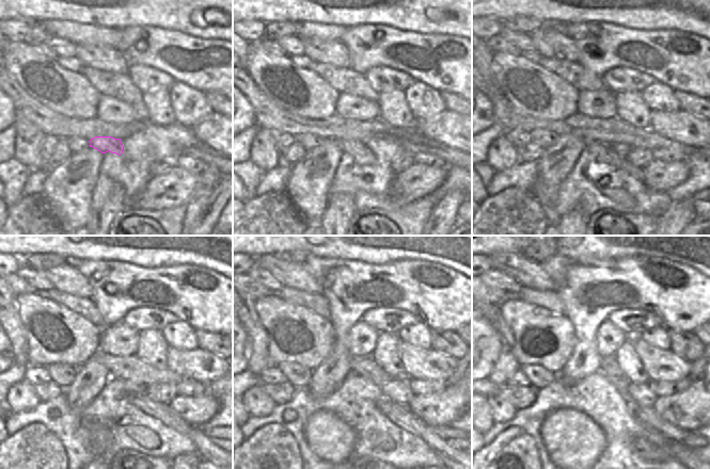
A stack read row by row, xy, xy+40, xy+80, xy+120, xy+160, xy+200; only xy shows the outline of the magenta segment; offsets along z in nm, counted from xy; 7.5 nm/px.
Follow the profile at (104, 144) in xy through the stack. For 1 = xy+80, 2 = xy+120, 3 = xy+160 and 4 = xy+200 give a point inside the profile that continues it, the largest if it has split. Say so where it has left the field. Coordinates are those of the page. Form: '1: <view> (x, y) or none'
1: xy+80 (602, 152)
2: xy+120 (206, 450)
3: xy+160 (401, 415)
4: xy+200 (679, 451)

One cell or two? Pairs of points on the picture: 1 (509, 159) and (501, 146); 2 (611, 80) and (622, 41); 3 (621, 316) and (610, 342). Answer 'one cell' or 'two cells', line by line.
1: one cell
2: two cells
3: two cells

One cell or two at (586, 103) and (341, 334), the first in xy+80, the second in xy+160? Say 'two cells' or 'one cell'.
two cells

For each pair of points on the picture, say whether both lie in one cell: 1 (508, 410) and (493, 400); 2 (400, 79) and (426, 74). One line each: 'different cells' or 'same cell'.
1: same cell
2: different cells

